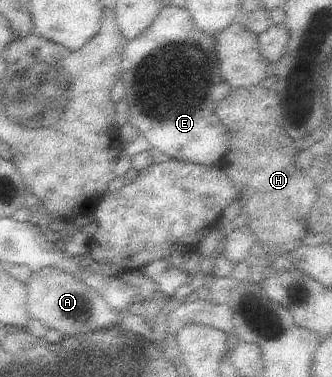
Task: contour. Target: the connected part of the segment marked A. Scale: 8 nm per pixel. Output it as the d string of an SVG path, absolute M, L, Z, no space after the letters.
M46 266L31 272L28 285L25 286L28 315L38 319L48 329L60 331L62 337L78 335L78 333L94 333L98 329L121 327L123 315L115 312L92 287L84 285L80 279L64 273L58 267Z

